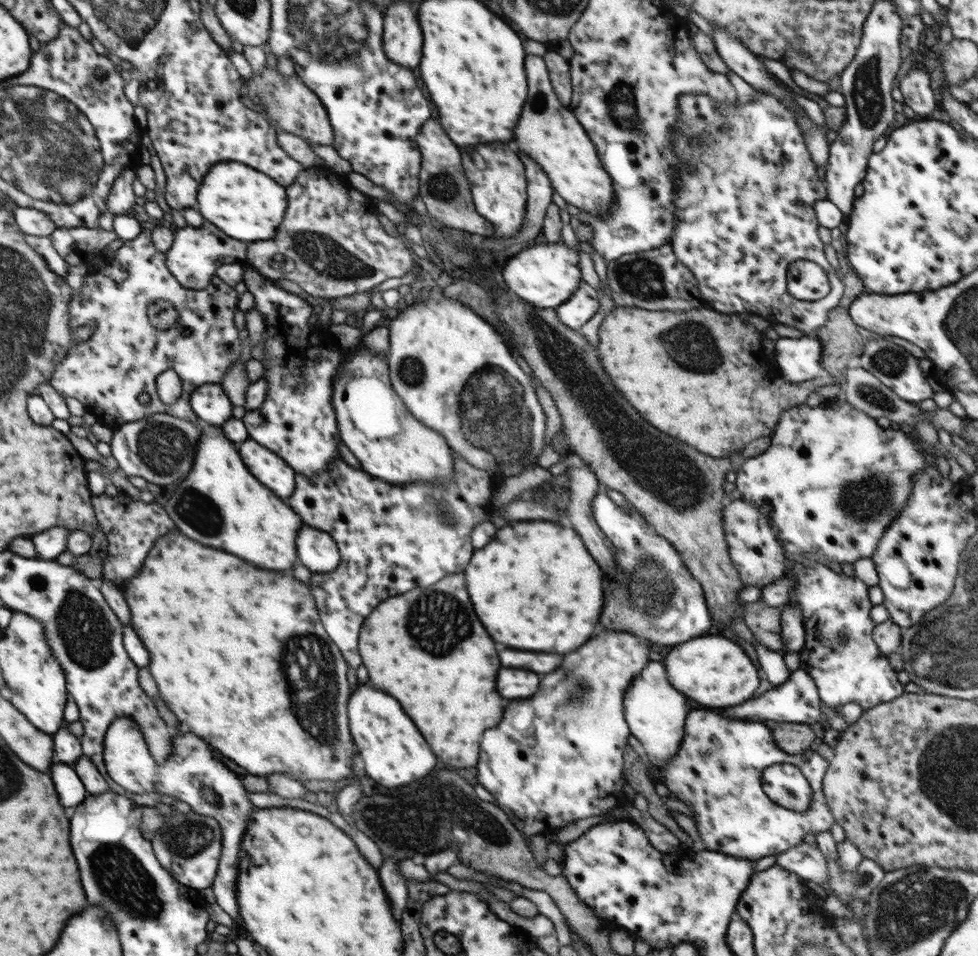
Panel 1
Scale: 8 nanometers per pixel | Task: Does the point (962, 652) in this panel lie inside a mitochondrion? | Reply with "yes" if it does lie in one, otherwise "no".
yes

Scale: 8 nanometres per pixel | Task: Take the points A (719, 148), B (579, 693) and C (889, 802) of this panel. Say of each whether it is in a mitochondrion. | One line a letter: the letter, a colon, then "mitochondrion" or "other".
A: mitochondrion
B: mitochondrion
C: other

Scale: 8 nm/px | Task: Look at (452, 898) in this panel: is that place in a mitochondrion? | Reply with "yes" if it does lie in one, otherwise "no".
no

